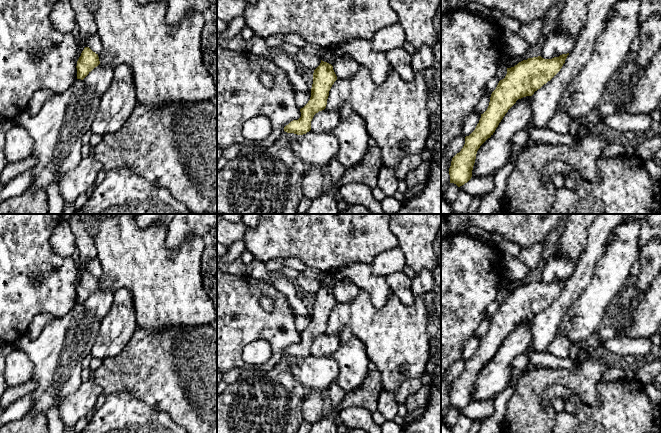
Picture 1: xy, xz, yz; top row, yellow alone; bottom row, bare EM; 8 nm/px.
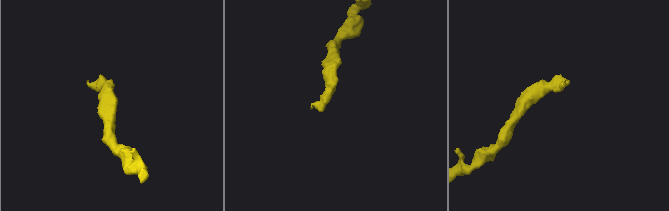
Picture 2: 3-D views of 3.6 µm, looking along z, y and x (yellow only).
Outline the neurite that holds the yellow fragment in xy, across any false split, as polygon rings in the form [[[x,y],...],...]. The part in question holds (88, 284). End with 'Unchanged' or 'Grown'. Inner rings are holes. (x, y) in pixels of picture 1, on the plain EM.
[[[85,271],[77,285],[77,303],[83,304],[99,288],[98,278]]]. Unchanged

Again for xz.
[[[321,284],[313,297],[310,324],[300,333],[301,341],[284,351],[282,360],[273,370],[243,371],[234,383],[217,394],[217,433],[298,433],[304,421],[302,406],[308,390],[291,372],[288,358],[303,359],[311,354],[311,345],[316,337],[326,332],[329,315],[336,304],[333,290]]]. Grown

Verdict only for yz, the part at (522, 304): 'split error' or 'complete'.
complete

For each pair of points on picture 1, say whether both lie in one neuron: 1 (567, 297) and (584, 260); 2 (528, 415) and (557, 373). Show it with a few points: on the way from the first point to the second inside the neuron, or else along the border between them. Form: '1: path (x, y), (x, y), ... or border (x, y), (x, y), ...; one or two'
1: path (573, 288), (582, 276), (584, 269); one
2: path (528, 403), (528, 397), (545, 380); one

